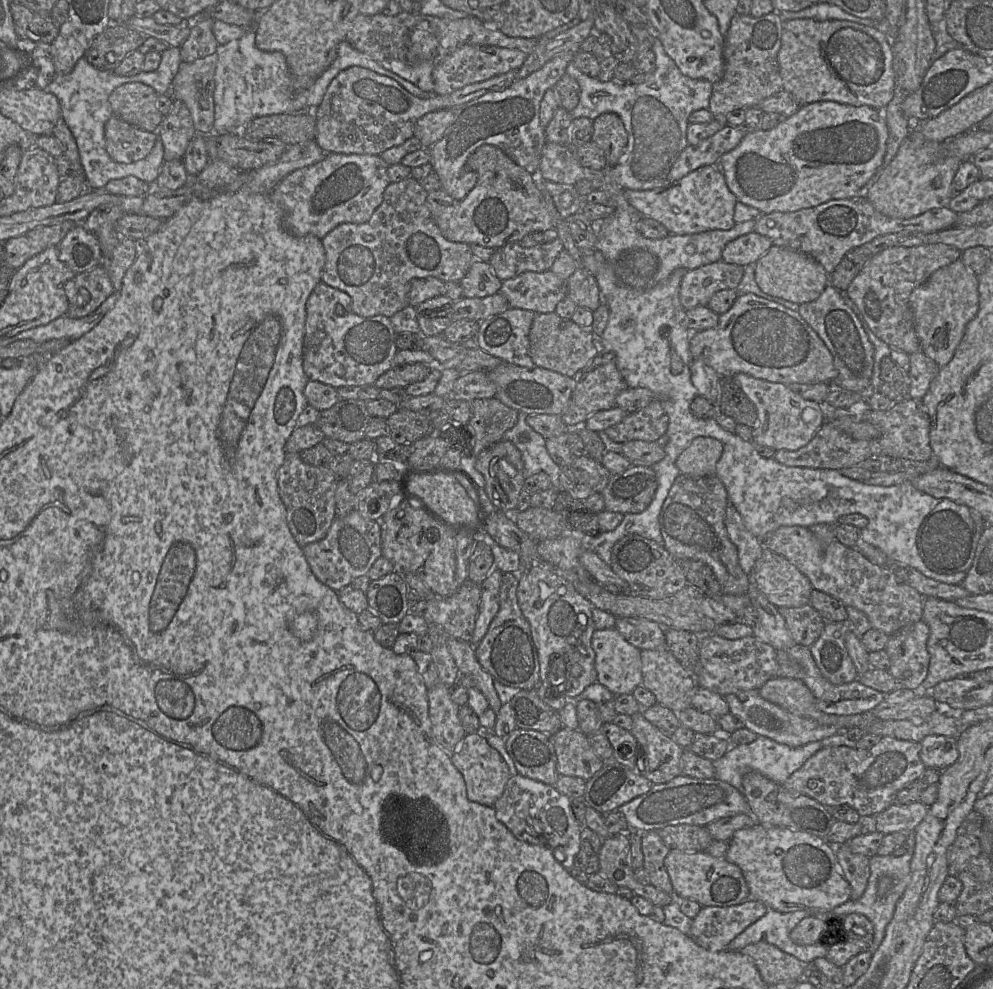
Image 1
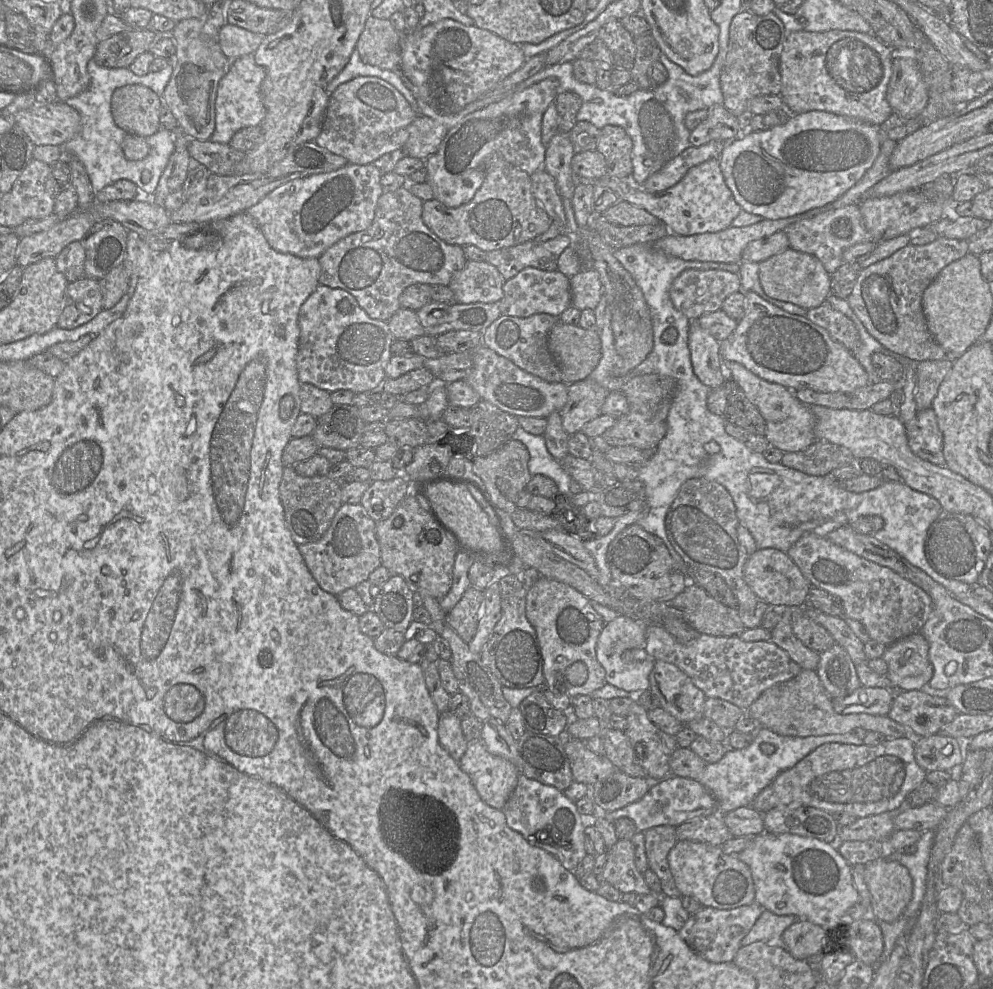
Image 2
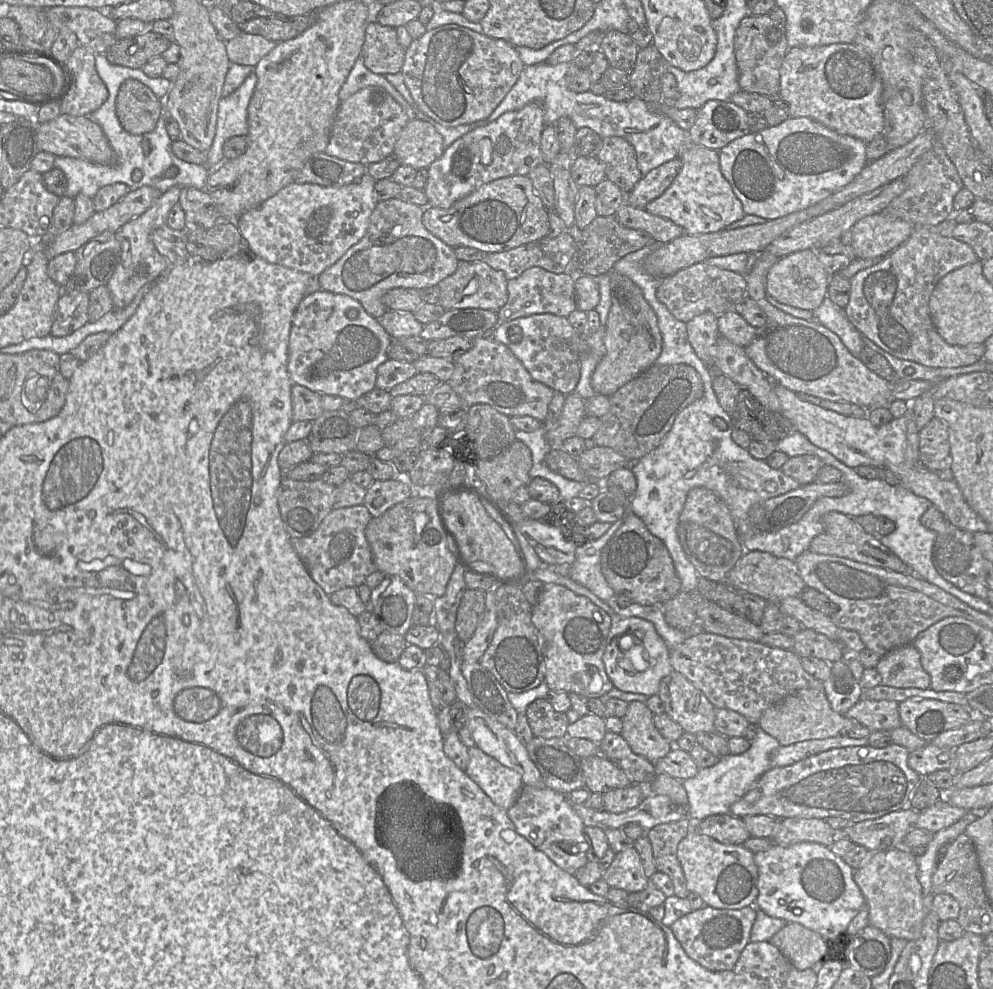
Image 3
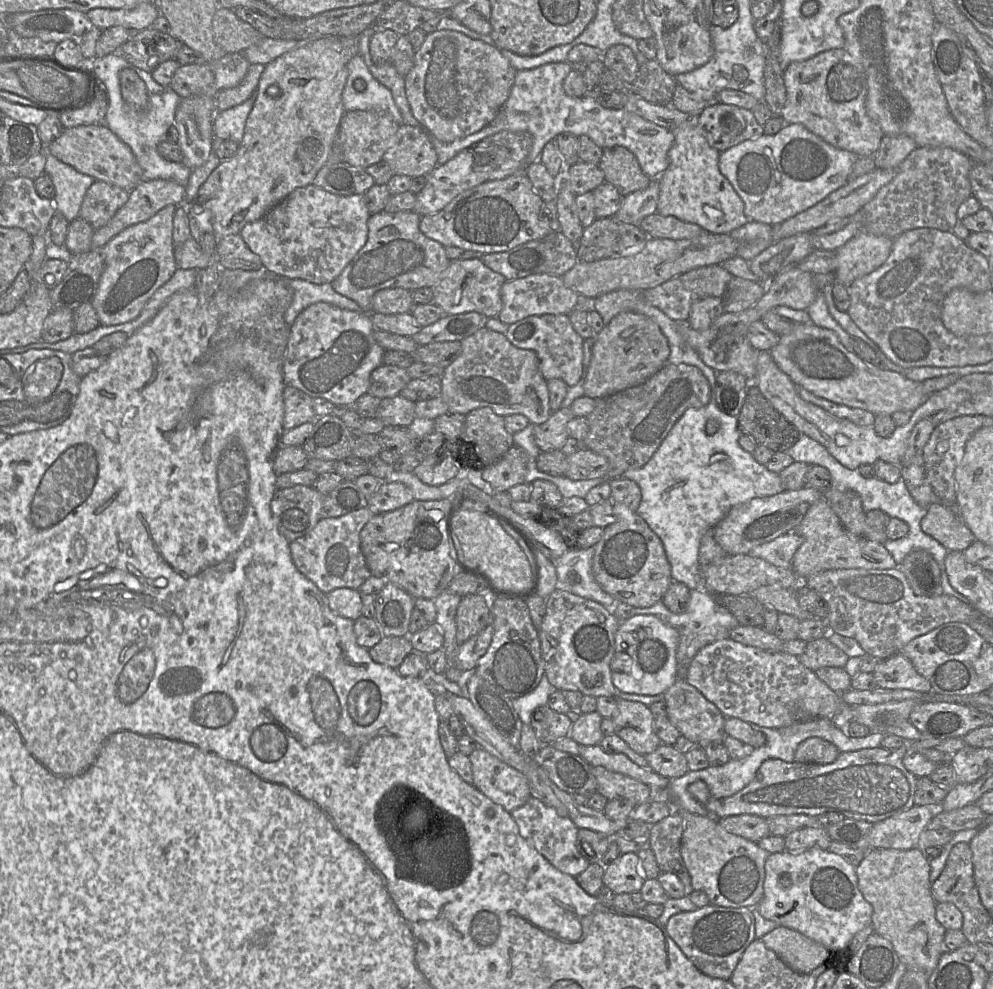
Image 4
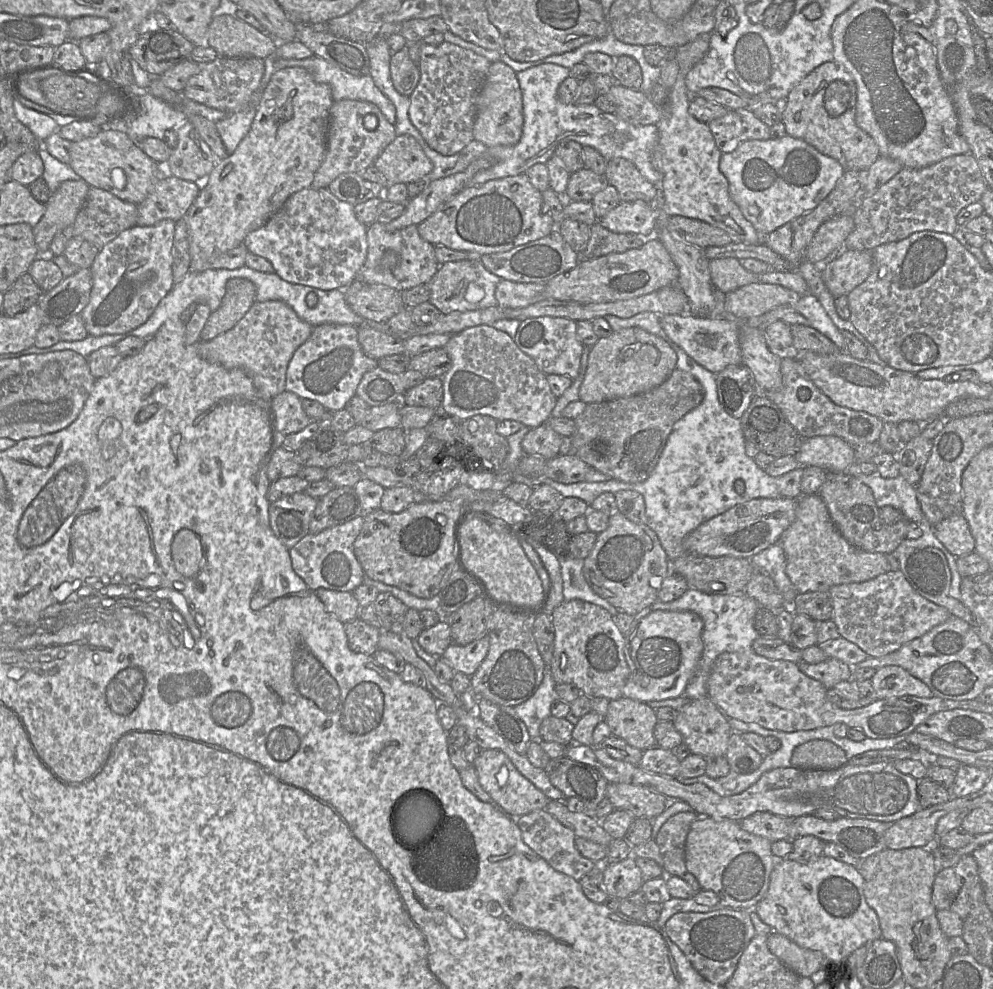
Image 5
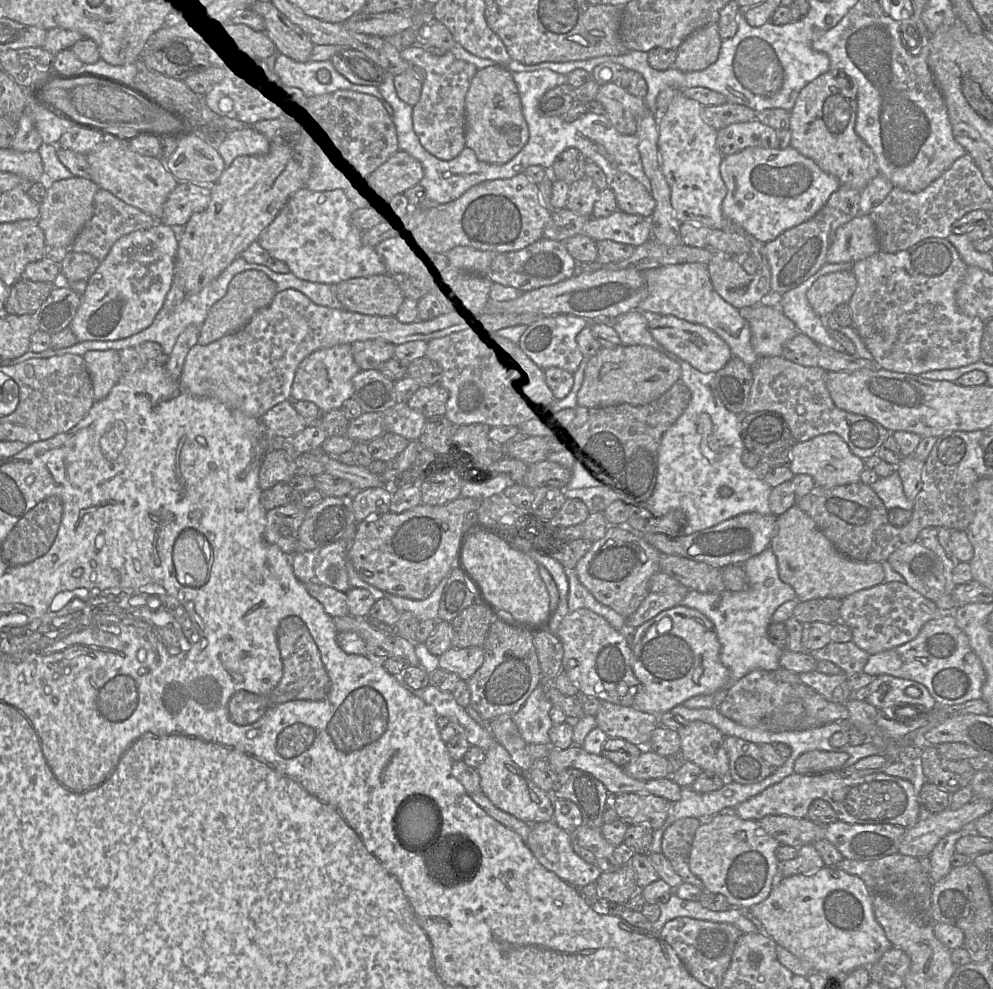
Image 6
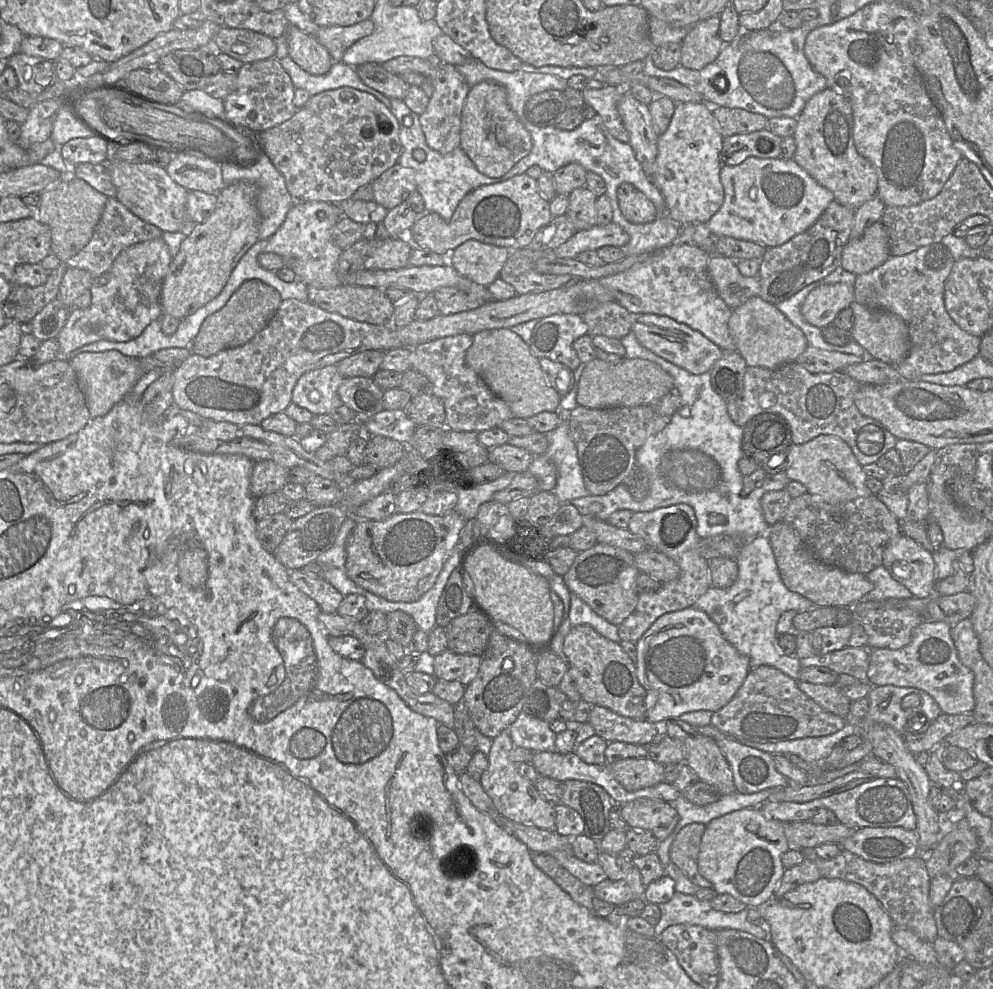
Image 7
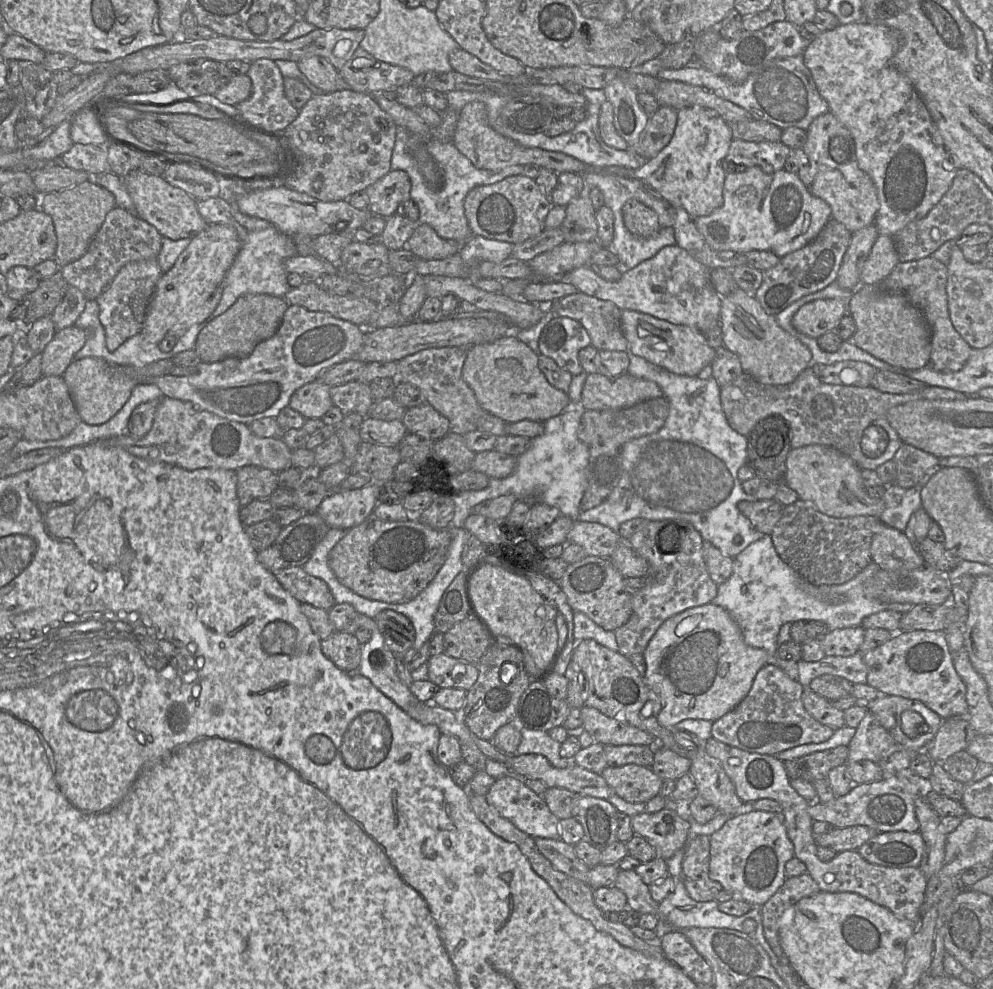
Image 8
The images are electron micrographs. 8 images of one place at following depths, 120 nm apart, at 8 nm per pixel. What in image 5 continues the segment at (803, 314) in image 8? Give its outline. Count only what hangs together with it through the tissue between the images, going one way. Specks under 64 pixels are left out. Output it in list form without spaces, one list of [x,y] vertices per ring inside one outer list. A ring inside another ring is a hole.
[[[843,248],[832,261],[822,266],[822,279],[834,298],[848,295],[872,271],[871,250]]]

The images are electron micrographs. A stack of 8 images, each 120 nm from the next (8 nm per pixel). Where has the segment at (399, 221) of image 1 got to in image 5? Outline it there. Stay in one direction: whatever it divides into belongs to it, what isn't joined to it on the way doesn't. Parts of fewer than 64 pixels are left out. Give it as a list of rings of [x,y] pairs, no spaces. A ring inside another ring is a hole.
[[[376,221],[367,227],[367,241],[366,261],[357,276],[364,283],[383,284],[401,292],[420,284],[429,285],[439,269],[435,246],[420,236],[417,225],[388,231],[385,224]]]

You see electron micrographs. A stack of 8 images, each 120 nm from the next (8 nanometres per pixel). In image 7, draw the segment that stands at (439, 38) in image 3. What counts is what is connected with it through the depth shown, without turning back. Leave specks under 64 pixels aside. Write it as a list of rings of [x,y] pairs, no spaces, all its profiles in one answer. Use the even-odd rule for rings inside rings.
[[[400,56],[381,65],[388,72],[395,75],[400,76],[406,72],[417,72],[430,79],[434,86],[434,92],[429,98],[427,109],[419,115],[426,143],[431,149],[442,155],[460,147],[461,115],[470,86],[459,73],[456,66],[445,63],[441,63],[439,66],[432,66],[427,59],[412,56]]]

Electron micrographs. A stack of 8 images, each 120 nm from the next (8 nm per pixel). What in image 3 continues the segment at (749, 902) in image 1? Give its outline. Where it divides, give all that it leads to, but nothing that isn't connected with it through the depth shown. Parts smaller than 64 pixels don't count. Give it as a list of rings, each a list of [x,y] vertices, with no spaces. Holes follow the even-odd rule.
[[[705,905],[679,918],[670,928],[691,959],[713,972],[728,971],[734,969],[743,949],[750,942],[756,915],[757,910],[753,906],[721,909]]]

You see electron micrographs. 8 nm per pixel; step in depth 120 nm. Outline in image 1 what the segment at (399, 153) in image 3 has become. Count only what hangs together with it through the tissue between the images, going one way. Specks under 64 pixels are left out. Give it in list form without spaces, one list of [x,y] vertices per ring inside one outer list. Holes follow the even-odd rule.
[[[440,109],[429,112],[417,120],[414,127],[414,136],[423,146],[430,149],[439,141],[454,119],[454,109]]]

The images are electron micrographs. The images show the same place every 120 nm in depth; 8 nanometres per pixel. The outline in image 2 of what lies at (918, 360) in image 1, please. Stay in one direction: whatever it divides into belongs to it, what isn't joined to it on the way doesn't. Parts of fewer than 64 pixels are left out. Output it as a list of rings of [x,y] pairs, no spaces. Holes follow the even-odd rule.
[[[923,360],[916,363],[917,410],[930,408],[938,388],[953,366],[953,360]]]

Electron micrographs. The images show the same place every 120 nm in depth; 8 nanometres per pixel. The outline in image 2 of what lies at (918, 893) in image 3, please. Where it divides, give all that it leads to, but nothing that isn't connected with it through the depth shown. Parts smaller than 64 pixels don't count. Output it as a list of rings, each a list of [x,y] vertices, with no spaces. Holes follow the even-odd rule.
[[[881,857],[865,865],[864,879],[871,895],[872,914],[885,922],[896,921],[912,898],[908,869]]]

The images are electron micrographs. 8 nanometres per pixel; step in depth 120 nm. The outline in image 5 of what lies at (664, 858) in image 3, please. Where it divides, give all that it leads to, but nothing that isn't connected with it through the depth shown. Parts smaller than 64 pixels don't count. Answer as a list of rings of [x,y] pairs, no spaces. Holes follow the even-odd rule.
[[[694,811],[673,815],[663,824],[654,840],[663,858],[665,875],[682,878],[695,893],[702,889],[696,877],[686,868],[685,845],[691,824],[696,820],[698,815]]]

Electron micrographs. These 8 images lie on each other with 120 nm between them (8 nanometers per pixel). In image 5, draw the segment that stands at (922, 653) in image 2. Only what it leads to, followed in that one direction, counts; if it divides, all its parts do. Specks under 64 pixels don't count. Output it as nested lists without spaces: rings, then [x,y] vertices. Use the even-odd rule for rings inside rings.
[[[896,665],[876,669],[876,673],[871,681],[877,700],[907,695],[922,698],[934,696],[924,682]]]

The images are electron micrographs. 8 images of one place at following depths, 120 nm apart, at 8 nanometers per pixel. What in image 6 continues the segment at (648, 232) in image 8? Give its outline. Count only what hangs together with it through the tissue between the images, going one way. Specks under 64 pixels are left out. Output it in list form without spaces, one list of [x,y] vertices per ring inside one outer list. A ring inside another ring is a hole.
[[[621,173],[608,186],[614,193],[618,210],[651,218],[656,202],[651,193],[634,177]]]

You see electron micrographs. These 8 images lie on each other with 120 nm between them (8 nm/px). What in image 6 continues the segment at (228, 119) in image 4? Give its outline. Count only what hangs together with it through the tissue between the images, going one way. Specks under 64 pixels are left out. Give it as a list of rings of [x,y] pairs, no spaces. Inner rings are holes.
[[[253,125],[242,129],[228,131],[221,140],[217,150],[226,167],[239,156],[264,155],[269,150],[269,140],[256,131]]]

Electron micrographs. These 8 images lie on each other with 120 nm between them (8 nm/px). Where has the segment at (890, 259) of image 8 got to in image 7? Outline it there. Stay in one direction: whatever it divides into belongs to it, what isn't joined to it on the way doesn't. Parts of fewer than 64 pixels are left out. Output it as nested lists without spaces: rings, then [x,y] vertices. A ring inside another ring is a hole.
[[[875,222],[861,237],[844,246],[840,267],[860,275],[882,265],[890,255],[887,229],[881,222]]]

